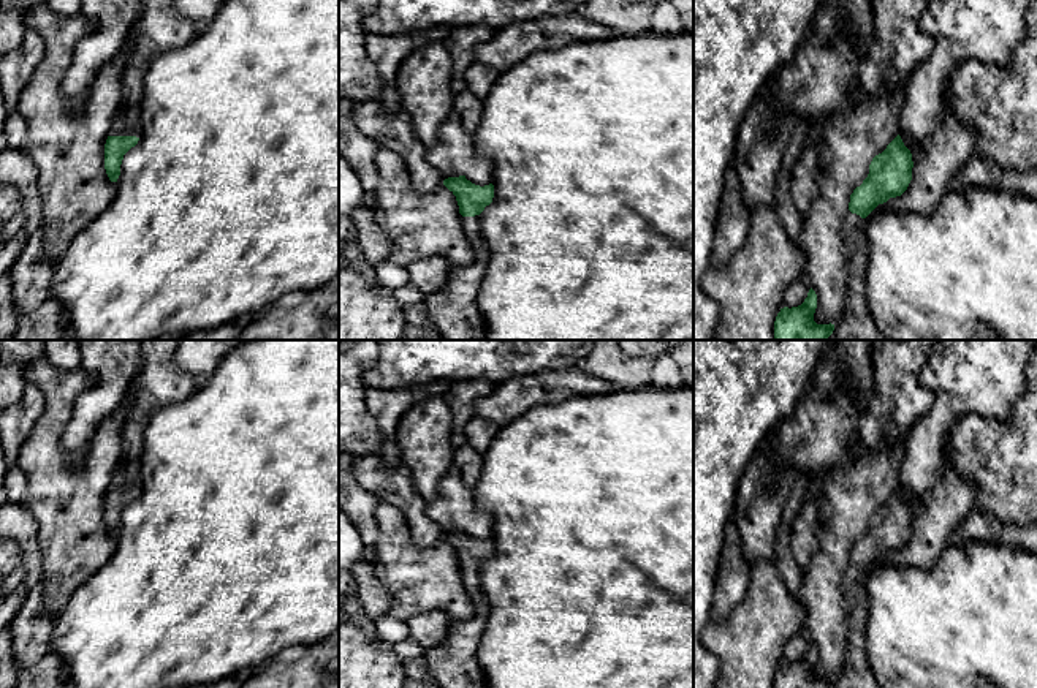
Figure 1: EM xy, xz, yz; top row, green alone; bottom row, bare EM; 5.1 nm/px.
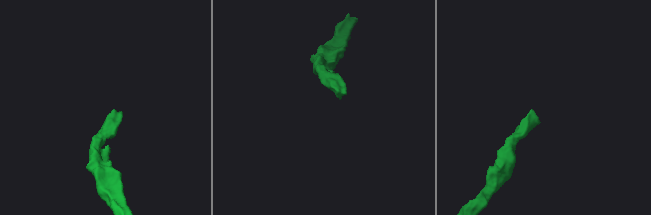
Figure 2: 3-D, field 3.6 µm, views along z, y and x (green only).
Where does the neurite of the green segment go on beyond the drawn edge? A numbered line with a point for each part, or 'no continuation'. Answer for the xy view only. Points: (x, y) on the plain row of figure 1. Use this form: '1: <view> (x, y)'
1: xy (124, 480)

